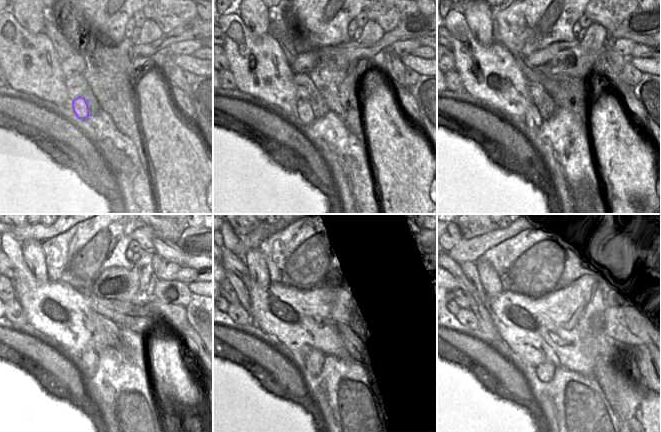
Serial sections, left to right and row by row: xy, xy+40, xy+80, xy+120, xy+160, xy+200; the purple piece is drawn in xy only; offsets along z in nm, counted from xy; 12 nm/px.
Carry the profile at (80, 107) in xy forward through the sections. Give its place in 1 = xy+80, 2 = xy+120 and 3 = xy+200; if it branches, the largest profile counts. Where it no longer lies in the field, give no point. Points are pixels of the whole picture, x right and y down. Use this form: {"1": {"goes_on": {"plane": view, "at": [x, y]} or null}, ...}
{"1": {"goes_on": {"plane": "xy+80", "at": [533, 118]}}, "2": {"goes_on": {"plane": "xy+120", "at": [88, 360]}}, "3": {"goes_on": {"plane": "xy+200", "at": [545, 371]}}}

